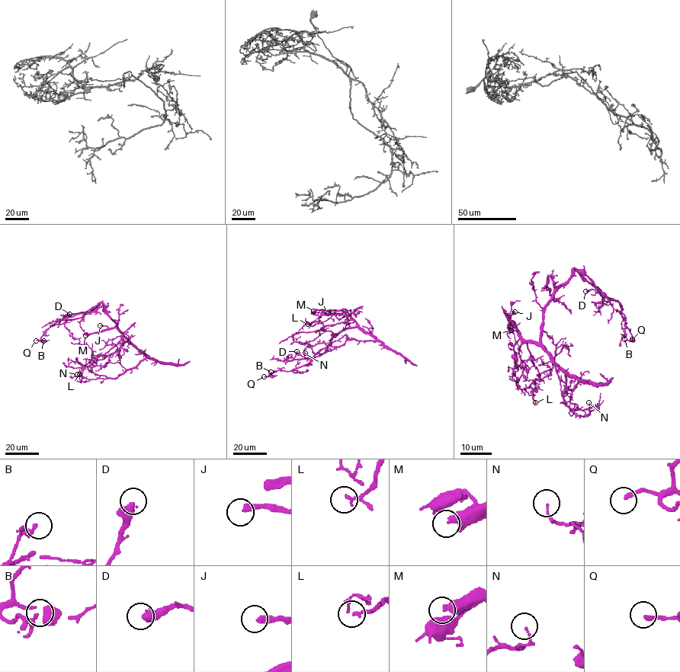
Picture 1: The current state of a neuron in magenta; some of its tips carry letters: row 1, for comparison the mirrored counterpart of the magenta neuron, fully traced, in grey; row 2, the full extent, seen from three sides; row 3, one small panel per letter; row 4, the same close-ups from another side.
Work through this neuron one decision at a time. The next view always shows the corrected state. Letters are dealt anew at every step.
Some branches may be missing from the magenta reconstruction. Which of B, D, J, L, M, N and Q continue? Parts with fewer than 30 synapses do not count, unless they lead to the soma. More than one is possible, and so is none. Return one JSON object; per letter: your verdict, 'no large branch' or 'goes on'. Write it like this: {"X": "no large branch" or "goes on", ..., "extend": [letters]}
{"B": "no large branch", "D": "no large branch", "J": "goes on", "L": "no large branch", "M": "goes on", "N": "no large branch", "Q": "no large branch", "extend": ["J", "M"]}

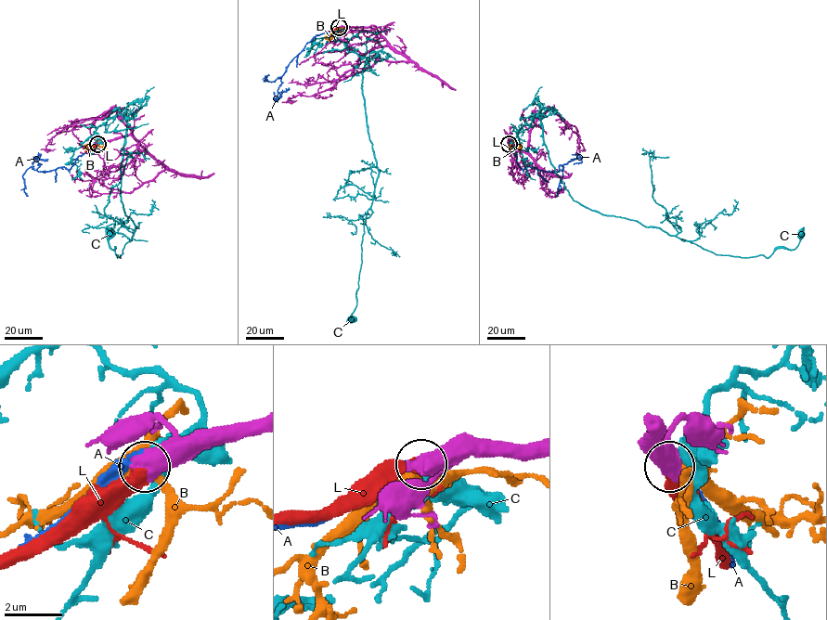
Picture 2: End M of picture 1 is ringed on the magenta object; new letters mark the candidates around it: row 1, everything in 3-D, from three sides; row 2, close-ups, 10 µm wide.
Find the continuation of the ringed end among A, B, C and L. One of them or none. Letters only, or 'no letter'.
L

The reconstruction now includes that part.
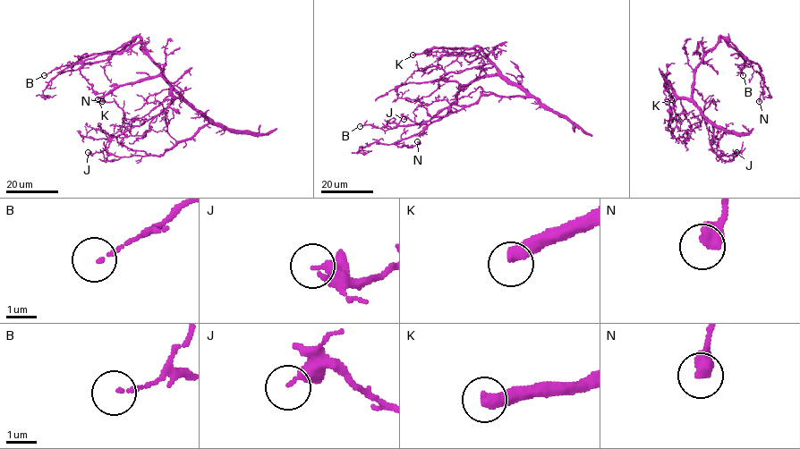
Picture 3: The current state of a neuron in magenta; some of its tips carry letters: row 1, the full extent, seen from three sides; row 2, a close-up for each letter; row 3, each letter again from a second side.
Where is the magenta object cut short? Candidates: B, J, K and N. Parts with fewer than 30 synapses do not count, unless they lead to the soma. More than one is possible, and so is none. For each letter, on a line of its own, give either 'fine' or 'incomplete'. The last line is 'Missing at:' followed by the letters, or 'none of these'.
B: fine
J: fine
K: incomplete
N: fine
Missing at: K

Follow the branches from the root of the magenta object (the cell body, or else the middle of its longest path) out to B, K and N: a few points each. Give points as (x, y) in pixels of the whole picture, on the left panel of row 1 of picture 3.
B: (174, 88), (163, 71), (144, 52), (137, 37), (113, 51), (81, 56), (73, 64), (61, 66), (44, 75)
K: (174, 88), (182, 98), (173, 94), (170, 84), (161, 76), (146, 77), (116, 86), (97, 99)
N: (174, 88), (144, 52), (137, 37), (106, 60), (86, 63), (80, 69), (91, 88), (103, 94), (102, 101)

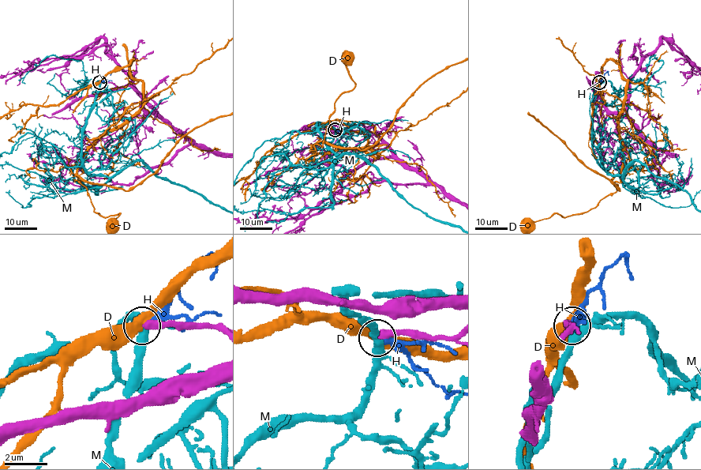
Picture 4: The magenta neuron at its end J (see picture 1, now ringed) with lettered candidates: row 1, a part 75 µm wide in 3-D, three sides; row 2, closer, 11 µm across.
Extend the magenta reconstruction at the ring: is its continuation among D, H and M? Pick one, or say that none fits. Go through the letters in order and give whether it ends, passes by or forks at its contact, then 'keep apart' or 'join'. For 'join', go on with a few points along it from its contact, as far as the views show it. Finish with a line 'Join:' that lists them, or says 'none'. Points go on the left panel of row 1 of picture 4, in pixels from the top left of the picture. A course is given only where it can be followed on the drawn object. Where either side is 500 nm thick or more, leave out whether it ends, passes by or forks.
D: it passes by | keep apart
H: it passes by | keep apart
M: it forks | keep apart
Join: none

